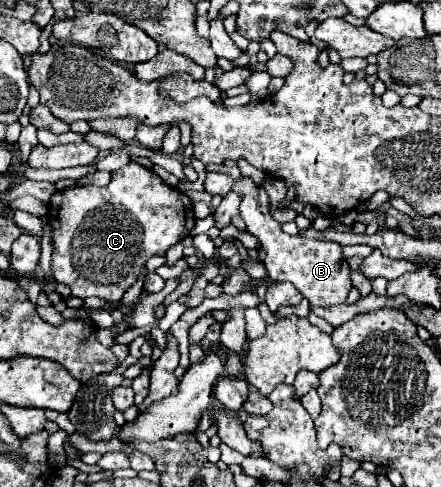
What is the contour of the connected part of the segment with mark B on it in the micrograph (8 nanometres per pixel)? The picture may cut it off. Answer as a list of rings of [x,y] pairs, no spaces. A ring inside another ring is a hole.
[[[243,177],[235,183],[235,187],[241,195],[241,207],[239,215],[245,221],[247,233],[259,239],[261,247],[265,249],[265,267],[271,281],[289,281],[297,287],[297,291],[311,303],[321,307],[331,307],[345,303],[353,283],[351,283],[351,267],[347,259],[343,257],[341,246],[331,241],[313,241],[303,239],[301,235],[287,235],[281,231],[279,223],[269,215],[269,197],[263,187],[257,187],[251,179]]]

